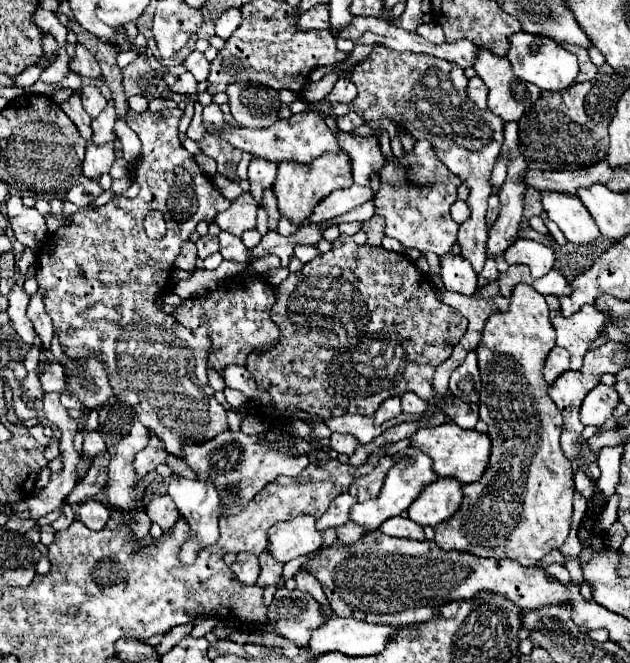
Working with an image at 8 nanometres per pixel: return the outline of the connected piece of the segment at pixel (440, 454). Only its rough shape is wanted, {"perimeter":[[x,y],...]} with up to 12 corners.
{"perimeter":[[454,422],[420,428],[412,446],[462,484],[488,468],[490,436]]}

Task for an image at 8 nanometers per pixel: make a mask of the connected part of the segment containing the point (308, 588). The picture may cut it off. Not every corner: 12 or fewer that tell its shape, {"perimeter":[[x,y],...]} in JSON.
{"perimeter":[[304,570],[294,576],[304,594],[312,594],[324,608],[324,618],[334,616],[318,580]]}

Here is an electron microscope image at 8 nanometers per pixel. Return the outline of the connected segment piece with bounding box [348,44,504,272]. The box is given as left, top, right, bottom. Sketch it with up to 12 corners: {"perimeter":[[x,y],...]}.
{"perimeter":[[384,44],[356,64],[348,104],[376,134],[382,118],[470,190],[458,230],[486,262],[490,174],[504,122],[466,96],[464,70]]}

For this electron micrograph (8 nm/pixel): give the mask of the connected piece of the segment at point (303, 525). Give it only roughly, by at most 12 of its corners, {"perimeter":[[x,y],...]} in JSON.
{"perimeter":[[298,514],[274,524],[268,552],[280,562],[324,544],[316,518]]}

